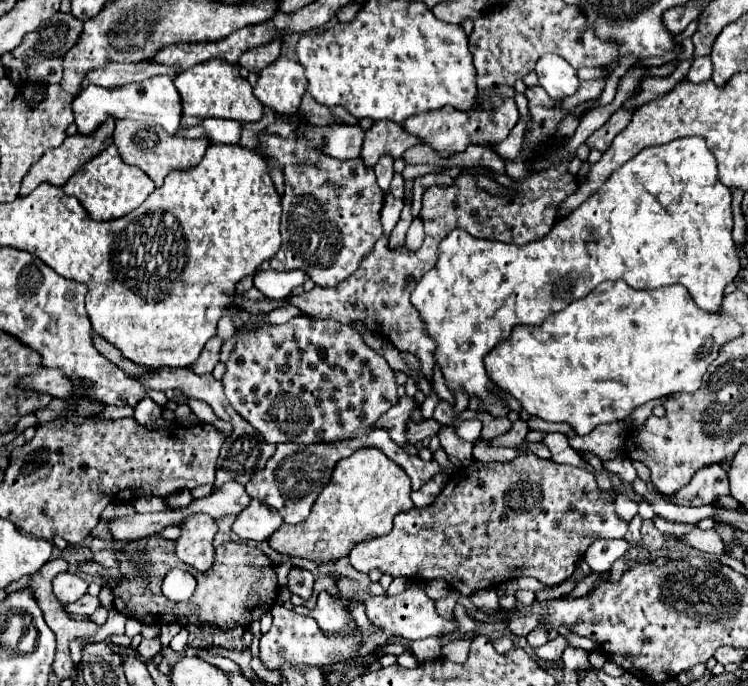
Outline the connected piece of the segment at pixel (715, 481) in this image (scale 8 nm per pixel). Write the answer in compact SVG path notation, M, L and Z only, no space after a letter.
M710 465L700 469L692 481L678 491L678 495L674 499L670 499L676 505L708 505L712 503L716 497L720 495L728 495L730 493L730 485L728 485L728 477L726 471L720 465Z

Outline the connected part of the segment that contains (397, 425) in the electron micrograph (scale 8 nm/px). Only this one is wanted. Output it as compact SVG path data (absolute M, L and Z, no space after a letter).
M402 397L392 409L388 409L388 413L384 413L384 417L380 417L380 421L376 421L376 427L380 429L388 429L390 437L396 441L397 444L408 446L406 439L406 421L410 419L410 413L416 409L414 399L410 397Z

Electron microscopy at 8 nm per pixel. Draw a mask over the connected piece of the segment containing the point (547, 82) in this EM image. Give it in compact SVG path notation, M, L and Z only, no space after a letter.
M545 54L534 67L540 85L546 89L550 97L565 99L574 95L580 87L580 81L576 77L576 69L572 69L569 63L555 54Z

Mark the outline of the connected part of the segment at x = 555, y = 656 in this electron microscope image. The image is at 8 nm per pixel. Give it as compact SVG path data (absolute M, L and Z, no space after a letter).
M556 637L554 641L548 641L540 647L534 649L534 653L544 659L544 661L560 661L562 659L562 651L568 647L568 641L564 637Z

